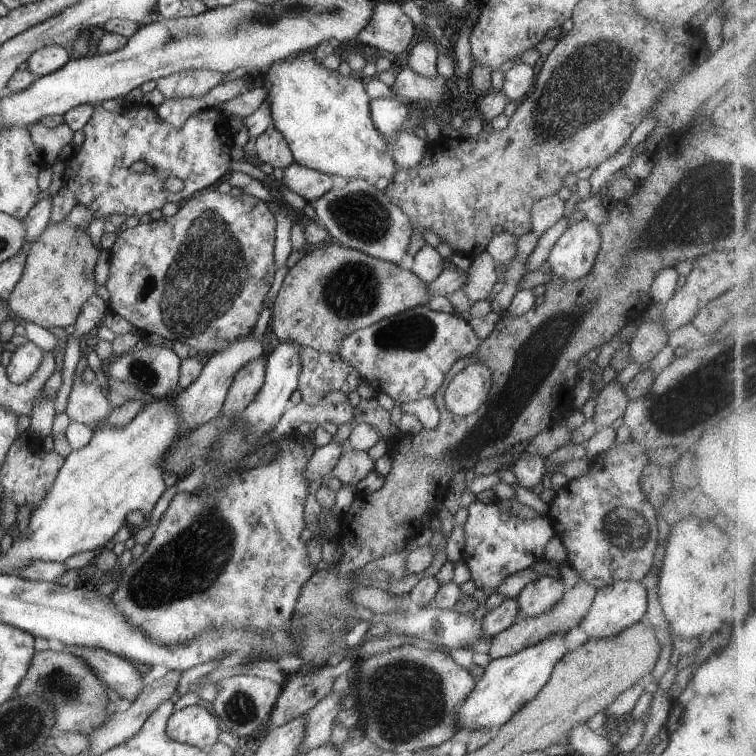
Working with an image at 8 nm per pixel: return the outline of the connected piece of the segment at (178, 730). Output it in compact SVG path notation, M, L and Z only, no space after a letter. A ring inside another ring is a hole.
M198 704L175 710L165 729L172 740L205 750L218 742L221 732L217 717Z

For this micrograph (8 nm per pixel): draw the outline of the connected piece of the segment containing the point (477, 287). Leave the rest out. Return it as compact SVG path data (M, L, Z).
M487 250L473 259L466 271L467 281L463 290L474 302L490 300L494 284L500 279L495 266L495 260Z

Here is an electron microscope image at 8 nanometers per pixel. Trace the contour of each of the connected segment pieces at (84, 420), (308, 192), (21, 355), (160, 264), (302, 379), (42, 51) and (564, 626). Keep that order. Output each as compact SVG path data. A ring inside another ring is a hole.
M80 362L76 367L65 413L73 423L87 424L95 428L106 421L114 407L96 382L85 380L85 366L86 362Z
M294 162L285 168L282 180L290 190L306 199L307 205L303 208L304 214L312 220L318 220L313 207L313 200L318 200L323 194L332 189L334 180L331 176Z
M30 341L18 347L5 367L8 378L15 385L25 383L38 370L44 355L45 352Z
M202 190L171 217L127 227L109 249L111 269L105 284L110 293L108 310L130 322L143 337L158 334L172 342L189 343L202 352L218 352L238 337L248 336L278 269L274 263L274 217L262 199L246 193L235 197L217 190Z
M301 346L299 386L304 403L314 406L324 400L330 391L347 394L361 383L359 372L341 356Z
M48 45L36 49L26 60L28 70L37 77L53 73L72 59L69 47Z
M580 580L574 587L570 588L570 590L566 590L562 600L548 612L530 618L518 614L512 626L509 626L505 631L502 631L491 639L488 656L491 660L507 657L520 652L530 645L536 644L538 641L544 640L544 638L554 633L566 634L571 628L578 626L582 617L586 616L587 610L590 608L596 596L596 591L597 588L590 586L590 584L584 580Z

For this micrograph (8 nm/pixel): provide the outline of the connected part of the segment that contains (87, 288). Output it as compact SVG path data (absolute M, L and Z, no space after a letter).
M65 218L58 223L50 222L28 250L21 279L7 298L16 321L34 323L45 329L81 324L78 313L86 300L95 295L95 266L100 251L86 229Z

